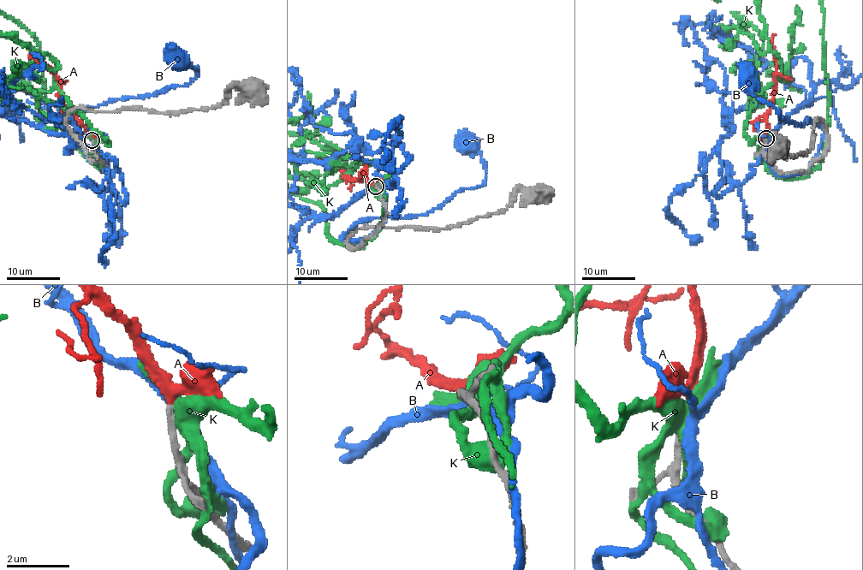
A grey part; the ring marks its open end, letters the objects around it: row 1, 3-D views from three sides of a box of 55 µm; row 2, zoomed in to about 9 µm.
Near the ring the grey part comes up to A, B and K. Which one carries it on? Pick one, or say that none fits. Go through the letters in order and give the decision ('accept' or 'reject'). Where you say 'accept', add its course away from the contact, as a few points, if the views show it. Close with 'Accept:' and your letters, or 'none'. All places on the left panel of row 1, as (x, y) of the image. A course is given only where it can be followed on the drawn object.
A: accept | via (92, 140), (88, 129), (62, 99), (61, 80), (48, 68), (28, 56)
B: reject
K: reject
Accept: A

